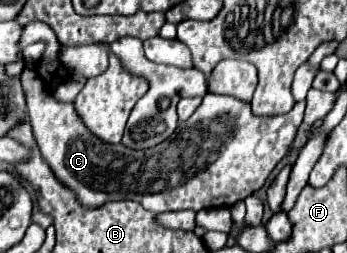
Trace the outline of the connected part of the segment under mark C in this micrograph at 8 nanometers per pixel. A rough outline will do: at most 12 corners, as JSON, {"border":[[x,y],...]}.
{"border":[[33,66],[41,156],[85,208],[227,208],[265,184],[305,110],[207,94],[155,150],[93,136]]}

